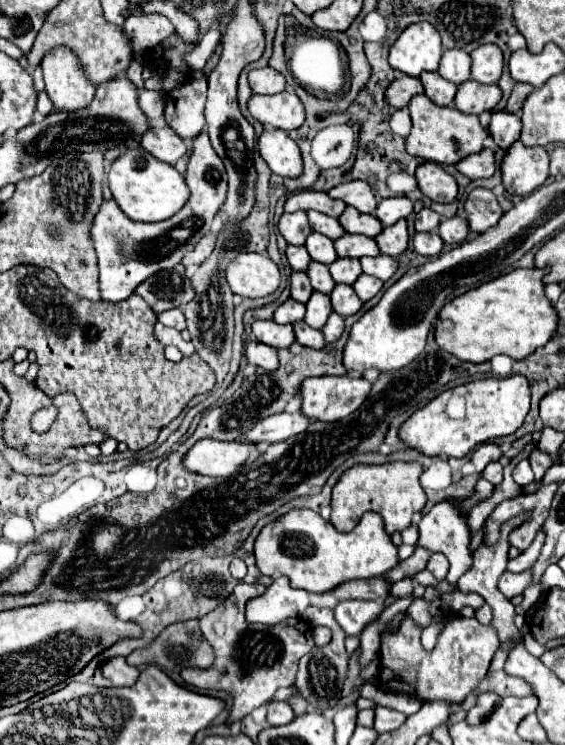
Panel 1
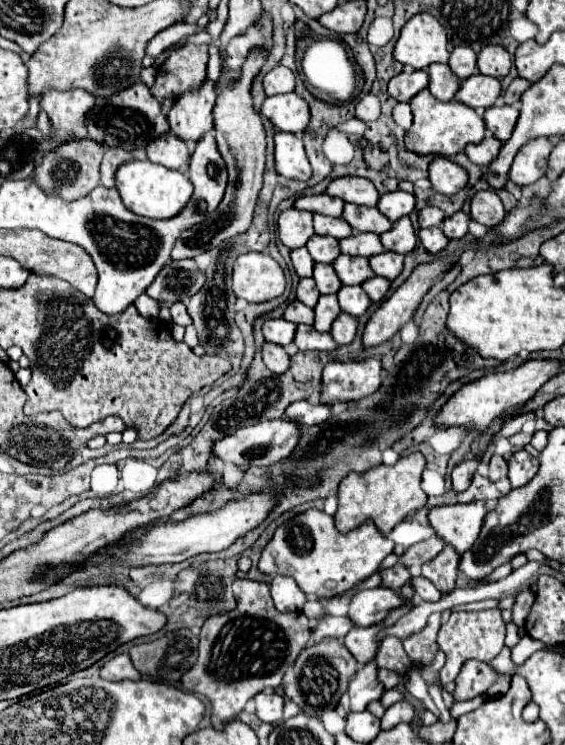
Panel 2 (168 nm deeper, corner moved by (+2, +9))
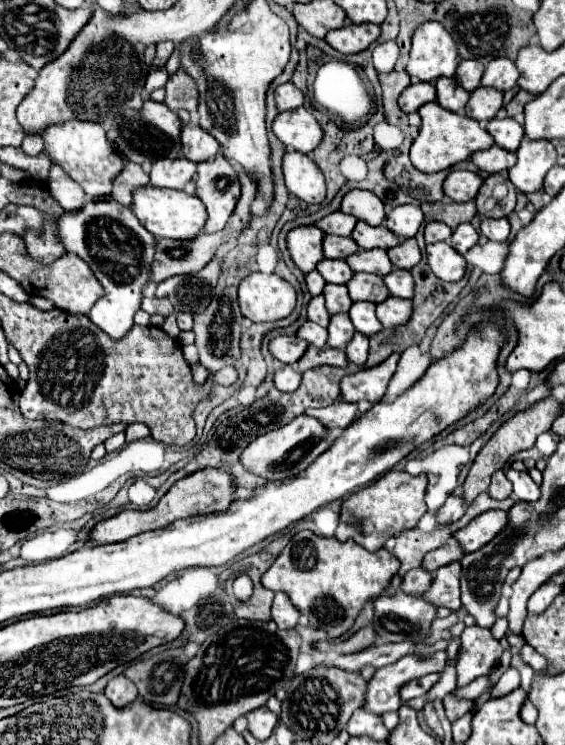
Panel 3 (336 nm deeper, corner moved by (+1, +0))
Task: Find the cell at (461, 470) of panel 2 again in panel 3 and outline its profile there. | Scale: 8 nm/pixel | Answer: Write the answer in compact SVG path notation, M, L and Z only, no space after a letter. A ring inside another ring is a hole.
M448 495L446 503L440 507L440 511L436 513L436 521L438 523L452 523L456 519L460 519L466 511L466 503L464 503L464 497L462 495Z

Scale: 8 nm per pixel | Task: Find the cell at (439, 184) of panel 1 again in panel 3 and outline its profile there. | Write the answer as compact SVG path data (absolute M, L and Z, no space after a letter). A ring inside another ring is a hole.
M452 171L444 181L444 195L456 203L464 203L476 197L482 185L482 177L470 171Z

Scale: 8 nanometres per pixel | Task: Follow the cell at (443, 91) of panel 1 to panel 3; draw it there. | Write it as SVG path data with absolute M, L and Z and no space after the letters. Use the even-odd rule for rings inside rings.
M454 77L452 79L438 79L436 81L436 101L444 109L458 113L468 103L468 97L470 97L470 93L464 91L460 87L460 83L456 83Z

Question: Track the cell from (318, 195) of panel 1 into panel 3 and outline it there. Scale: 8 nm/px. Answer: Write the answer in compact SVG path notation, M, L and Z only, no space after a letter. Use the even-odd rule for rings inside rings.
M334 211L326 217L322 217L320 221L316 221L316 227L322 229L324 233L330 233L330 235L342 235L342 237L348 237L352 233L356 225L356 217L352 215L346 215L342 211Z

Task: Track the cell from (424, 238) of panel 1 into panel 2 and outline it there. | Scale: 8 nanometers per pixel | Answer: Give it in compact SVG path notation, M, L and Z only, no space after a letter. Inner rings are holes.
M425 228L425 230L421 230L421 232L419 232L419 240L421 240L423 248L425 248L429 254L433 254L433 256L441 254L441 252L447 248L447 244L449 244L449 240L447 240L445 234L441 232L441 228Z

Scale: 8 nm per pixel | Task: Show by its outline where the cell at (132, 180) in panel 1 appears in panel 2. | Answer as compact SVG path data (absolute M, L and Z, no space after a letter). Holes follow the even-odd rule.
M131 160L127 164L123 164L117 174L117 190L121 194L123 204L145 218L153 218L153 220L167 220L173 218L175 214L179 214L189 198L193 196L193 184L189 182L189 178L185 174L181 174L179 170L167 170L165 166L155 166L153 162L147 160Z

